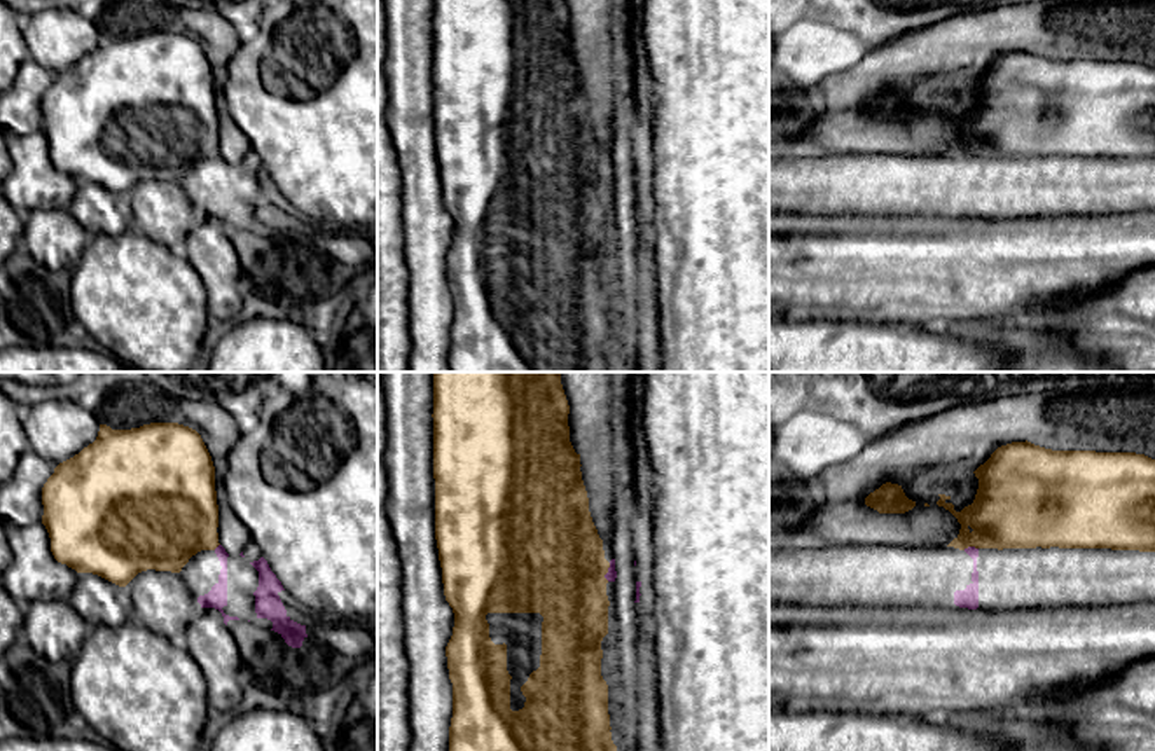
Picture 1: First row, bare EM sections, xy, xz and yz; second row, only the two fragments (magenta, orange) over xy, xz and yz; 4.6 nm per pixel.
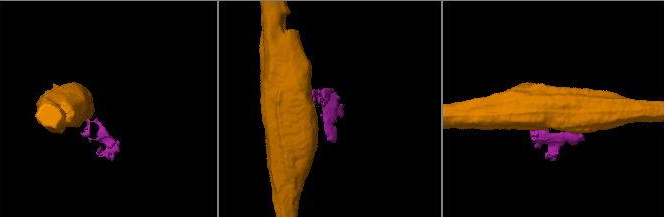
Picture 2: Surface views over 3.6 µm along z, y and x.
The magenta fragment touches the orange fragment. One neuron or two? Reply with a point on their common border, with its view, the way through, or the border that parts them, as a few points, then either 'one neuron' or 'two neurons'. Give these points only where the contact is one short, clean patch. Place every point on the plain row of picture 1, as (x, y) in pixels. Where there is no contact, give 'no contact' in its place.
yz (970, 156) | along yz (977, 156), (963, 158) | two neurons

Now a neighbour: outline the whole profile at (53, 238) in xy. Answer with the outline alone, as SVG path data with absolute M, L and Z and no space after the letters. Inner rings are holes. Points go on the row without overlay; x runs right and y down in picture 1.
M35 210L24 217L21 248L49 272L73 272L89 241L89 232L68 210Z

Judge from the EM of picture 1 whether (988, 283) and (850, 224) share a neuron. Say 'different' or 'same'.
different

